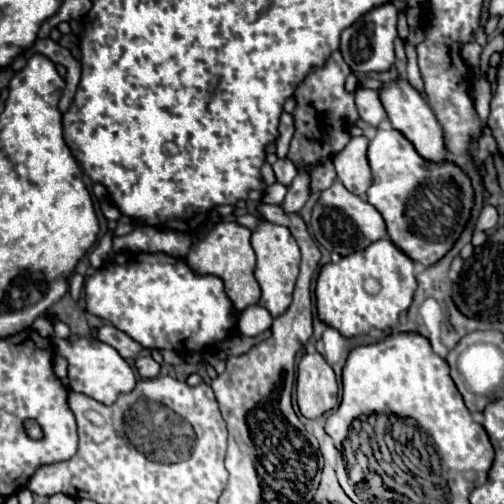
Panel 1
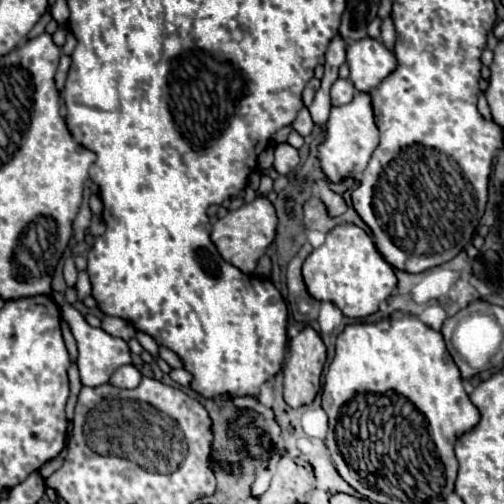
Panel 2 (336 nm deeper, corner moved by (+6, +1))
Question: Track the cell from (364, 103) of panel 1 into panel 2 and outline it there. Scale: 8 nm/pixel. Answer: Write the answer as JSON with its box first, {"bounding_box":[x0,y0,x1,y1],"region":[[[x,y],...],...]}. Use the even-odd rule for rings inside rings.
{"bounding_box":[330,78,356,106],"region":[[[338,78],[330,90],[330,96],[332,96],[332,106],[342,106],[342,104],[348,104],[350,100],[354,100],[356,88],[354,88],[354,84],[350,84],[350,80]]]}

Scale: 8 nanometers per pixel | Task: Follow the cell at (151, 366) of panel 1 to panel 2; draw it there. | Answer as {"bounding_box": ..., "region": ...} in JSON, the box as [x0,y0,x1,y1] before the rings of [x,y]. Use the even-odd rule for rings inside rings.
{"bounding_box":[110,364,142,388],"region":[[[126,364],[114,372],[114,376],[110,378],[110,384],[118,386],[118,388],[136,388],[140,384],[140,380],[142,380],[140,370],[132,364]]]}

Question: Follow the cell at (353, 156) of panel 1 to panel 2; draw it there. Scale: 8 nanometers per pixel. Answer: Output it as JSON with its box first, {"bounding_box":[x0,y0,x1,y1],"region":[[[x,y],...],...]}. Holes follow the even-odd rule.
{"bounding_box":[318,92,378,182],"region":[[[360,92],[350,104],[332,108],[332,114],[324,130],[326,130],[326,142],[318,150],[318,158],[320,158],[320,166],[326,172],[326,176],[334,182],[340,182],[342,178],[356,176],[358,172],[362,172],[374,148],[378,146],[378,128],[374,124],[370,94]]]}

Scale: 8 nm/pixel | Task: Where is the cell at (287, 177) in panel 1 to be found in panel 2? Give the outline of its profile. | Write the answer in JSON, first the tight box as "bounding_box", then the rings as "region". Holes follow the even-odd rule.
{"bounding_box":[272,144,298,176],"region":[[[278,144],[274,150],[274,164],[272,168],[280,174],[286,176],[298,166],[298,150],[294,150],[290,144]]]}

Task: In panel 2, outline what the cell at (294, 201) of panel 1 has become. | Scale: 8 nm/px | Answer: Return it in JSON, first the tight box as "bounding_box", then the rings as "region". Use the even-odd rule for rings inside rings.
{"bounding_box":[292,108,314,138],"region":[[[302,108],[302,110],[298,112],[296,120],[292,122],[292,128],[294,128],[302,138],[306,138],[306,136],[310,136],[310,134],[312,134],[314,122],[312,122],[312,118],[310,118],[310,114],[308,114],[308,110],[306,110],[306,108]]]}

